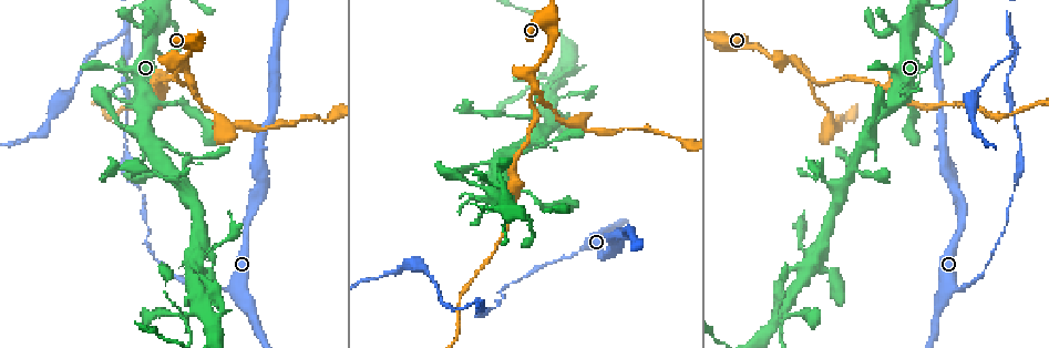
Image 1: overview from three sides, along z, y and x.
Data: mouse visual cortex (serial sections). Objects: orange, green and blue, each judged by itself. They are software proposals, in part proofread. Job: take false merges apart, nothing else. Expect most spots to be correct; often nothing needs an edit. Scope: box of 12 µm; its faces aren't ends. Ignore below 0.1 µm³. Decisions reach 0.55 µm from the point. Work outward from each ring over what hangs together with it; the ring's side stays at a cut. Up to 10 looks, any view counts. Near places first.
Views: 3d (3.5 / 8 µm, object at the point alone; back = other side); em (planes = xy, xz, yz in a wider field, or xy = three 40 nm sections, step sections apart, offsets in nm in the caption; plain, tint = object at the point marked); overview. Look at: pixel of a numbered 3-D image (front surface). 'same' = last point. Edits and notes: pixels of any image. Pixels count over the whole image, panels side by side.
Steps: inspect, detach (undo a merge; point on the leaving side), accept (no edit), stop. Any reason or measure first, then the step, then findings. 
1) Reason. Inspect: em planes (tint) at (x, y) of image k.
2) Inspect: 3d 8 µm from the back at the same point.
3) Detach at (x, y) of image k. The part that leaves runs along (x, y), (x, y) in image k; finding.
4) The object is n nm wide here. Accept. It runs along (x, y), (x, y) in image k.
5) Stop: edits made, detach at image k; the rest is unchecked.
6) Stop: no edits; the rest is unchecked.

Sudden change in width. Inspect: em xy step 1 (tint) at (191, 333) of image 1.

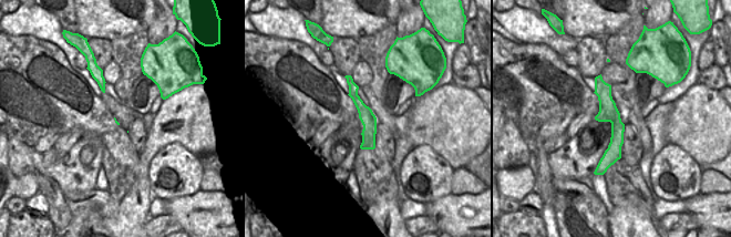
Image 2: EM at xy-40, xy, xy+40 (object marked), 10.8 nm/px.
Inspect: 3d 3.5 µm at the same point.

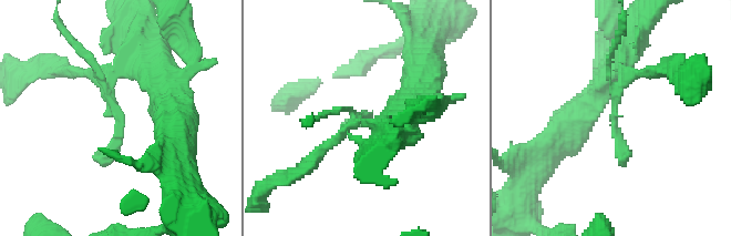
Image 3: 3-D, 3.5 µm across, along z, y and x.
Accept. It runs along (598, 79), (616, 122), (605, 165) in image 2; continuous, no second cell.

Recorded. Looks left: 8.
Calibre changes. Inspect: 3d 3.5 µm at (821, 178) of image 1.

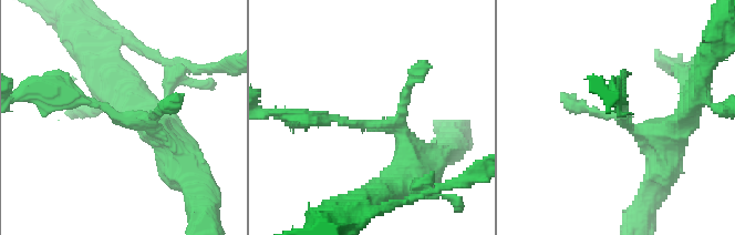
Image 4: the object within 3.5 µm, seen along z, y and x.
Inspect: em planes (tint) at (624, 119) of image 4.

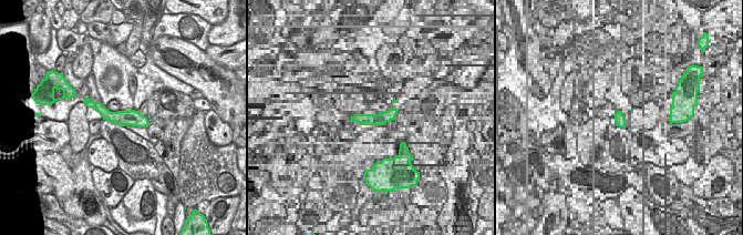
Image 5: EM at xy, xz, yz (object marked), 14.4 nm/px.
Accept. One cell here.

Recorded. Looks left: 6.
Calibre changes. Inspect: 3d 8 µm at (794, 62) of image 1.

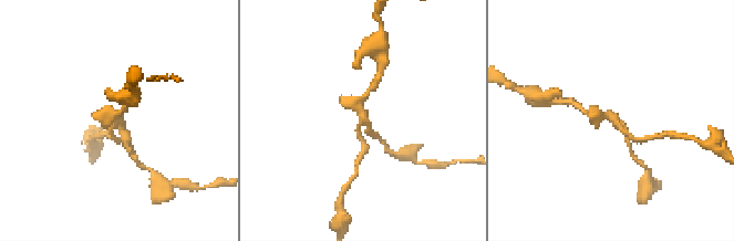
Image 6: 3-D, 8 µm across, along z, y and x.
3 arms meet here; the arms are 150, 200, 300 nm wide; now the EM. Inspect: em xy step 3 (tint) at (363, 118) of image 6.

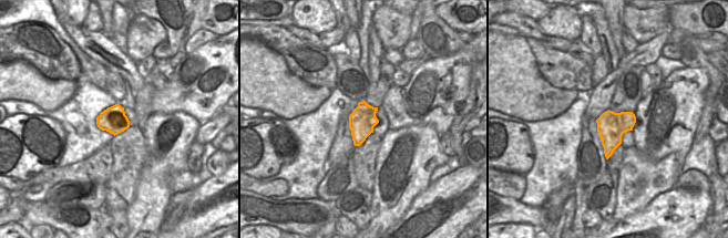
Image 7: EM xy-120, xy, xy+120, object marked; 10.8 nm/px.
Accept. It runs along (587, 113), (617, 118), (627, 137) in image 6; one cell here.

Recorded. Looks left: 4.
Thick turns thin. Inspect: 3d 3.5 µm from the back at (228, 288) of image 1.

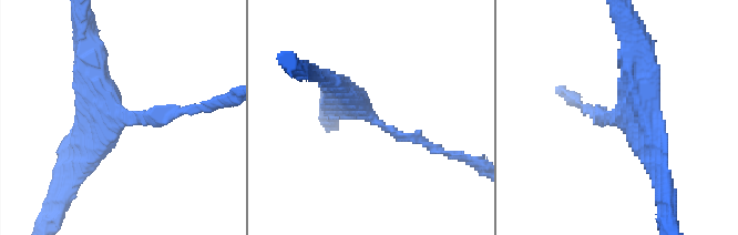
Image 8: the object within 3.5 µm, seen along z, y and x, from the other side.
The arms are 150, 450 nm wide; now the EM. Inspect: em xy step 1 (tint) at (377, 122) of image 8.

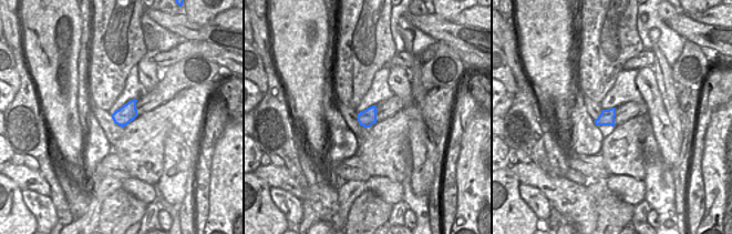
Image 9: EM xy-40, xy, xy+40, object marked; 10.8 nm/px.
Accept. It runs along (339, 98), (349, 98), (397, 134), (441, 149) in image 8; continuous, no second cell.

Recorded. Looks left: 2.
Stop: no edits; the rest is unchecked.

